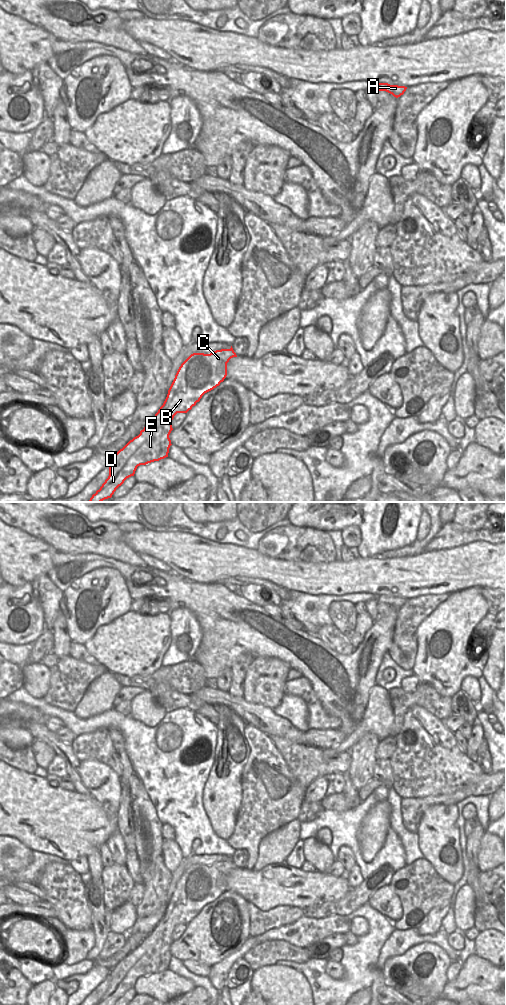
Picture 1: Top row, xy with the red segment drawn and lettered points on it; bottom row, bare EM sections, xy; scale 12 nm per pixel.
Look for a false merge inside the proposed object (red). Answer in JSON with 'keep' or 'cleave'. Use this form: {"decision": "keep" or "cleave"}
{"decision": "keep"}

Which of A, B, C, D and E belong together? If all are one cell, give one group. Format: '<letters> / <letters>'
A B C D E

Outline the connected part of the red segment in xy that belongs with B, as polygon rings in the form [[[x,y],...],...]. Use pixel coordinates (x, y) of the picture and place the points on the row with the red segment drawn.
[[[232,346],[230,349],[216,350],[210,354],[191,354],[179,367],[163,405],[152,420],[140,431],[138,436],[130,440],[110,458],[109,476],[88,502],[102,502],[111,498],[116,489],[127,478],[134,476],[138,466],[168,457],[169,448],[172,445],[169,435],[173,430],[172,420],[174,416],[177,413],[187,413],[200,401],[205,393],[219,386],[227,376],[227,363],[233,357],[237,357],[237,355]]]

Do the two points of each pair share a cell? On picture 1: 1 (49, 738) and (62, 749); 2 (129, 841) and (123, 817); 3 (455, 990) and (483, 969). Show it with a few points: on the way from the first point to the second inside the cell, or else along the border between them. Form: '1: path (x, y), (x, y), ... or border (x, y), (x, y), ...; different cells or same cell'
1: path (52, 740), (59, 747); same cell
2: path (127, 835), (124, 823); same cell
3: path (462, 990), (477, 976); same cell

